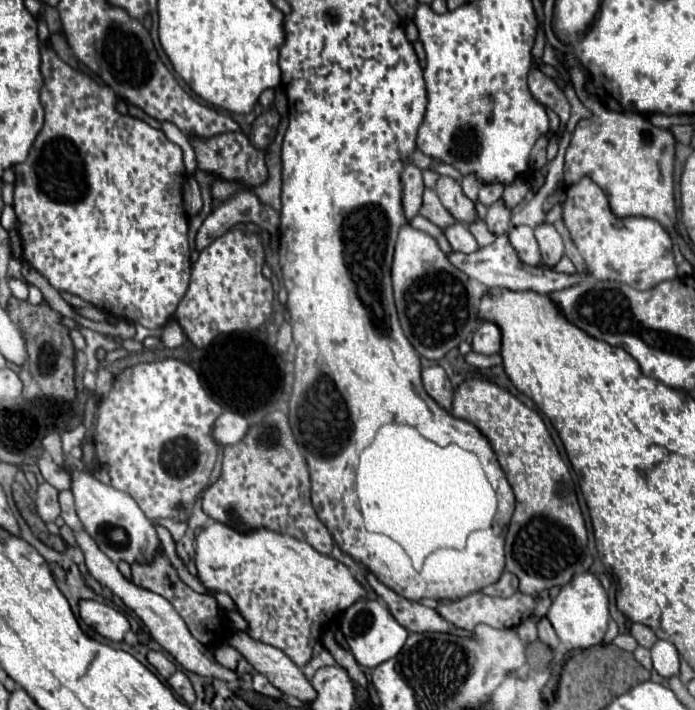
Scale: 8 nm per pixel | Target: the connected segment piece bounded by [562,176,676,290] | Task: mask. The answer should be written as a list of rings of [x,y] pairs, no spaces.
[[[588,176],[566,188],[562,220],[574,246],[596,280],[618,280],[630,284],[632,288],[648,290],[664,280],[676,278],[672,240],[668,232],[652,218],[614,216],[606,194]]]

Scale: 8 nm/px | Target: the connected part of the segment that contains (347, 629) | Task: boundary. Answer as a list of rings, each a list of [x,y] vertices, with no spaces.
[[[358,600],[354,602],[342,616],[342,624],[340,624],[342,632],[344,632],[344,638],[354,654],[354,658],[358,660],[358,664],[362,668],[376,668],[378,664],[394,658],[406,638],[408,638],[408,632],[404,626],[400,626],[394,616],[388,612],[388,608],[384,604],[380,604],[378,600]]]

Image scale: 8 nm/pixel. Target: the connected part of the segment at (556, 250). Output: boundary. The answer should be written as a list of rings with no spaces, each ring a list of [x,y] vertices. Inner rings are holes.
[[[542,224],[534,232],[536,232],[536,240],[540,244],[540,252],[542,252],[542,266],[554,268],[564,256],[564,244],[562,244],[560,234],[550,224]]]

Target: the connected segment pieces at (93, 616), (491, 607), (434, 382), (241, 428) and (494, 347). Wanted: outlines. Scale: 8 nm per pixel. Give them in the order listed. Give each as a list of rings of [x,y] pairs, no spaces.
[[[82,600],[80,602],[80,618],[92,626],[98,634],[102,634],[108,640],[122,642],[124,636],[130,632],[130,622],[126,616],[106,604],[94,602],[94,600]]]
[[[516,592],[514,596],[510,598],[492,598],[492,596],[486,596],[486,594],[470,594],[466,598],[460,598],[460,600],[454,600],[450,604],[444,604],[440,602],[436,612],[450,620],[450,624],[454,624],[454,628],[460,628],[460,630],[466,630],[466,632],[474,632],[474,628],[478,624],[488,624],[492,628],[500,628],[500,630],[508,630],[508,628],[516,628],[520,626],[524,620],[528,620],[534,612],[534,606],[536,606],[536,600],[528,594],[522,594],[522,592]]]
[[[430,366],[422,370],[422,382],[426,392],[444,408],[450,410],[452,408],[452,384],[446,376],[446,372],[440,366]]]
[[[226,410],[214,424],[214,438],[218,444],[238,444],[242,436],[246,436],[246,428],[250,428],[248,420],[232,410]]]
[[[486,320],[478,326],[472,340],[472,350],[478,354],[496,354],[502,350],[502,332],[496,322]]]

